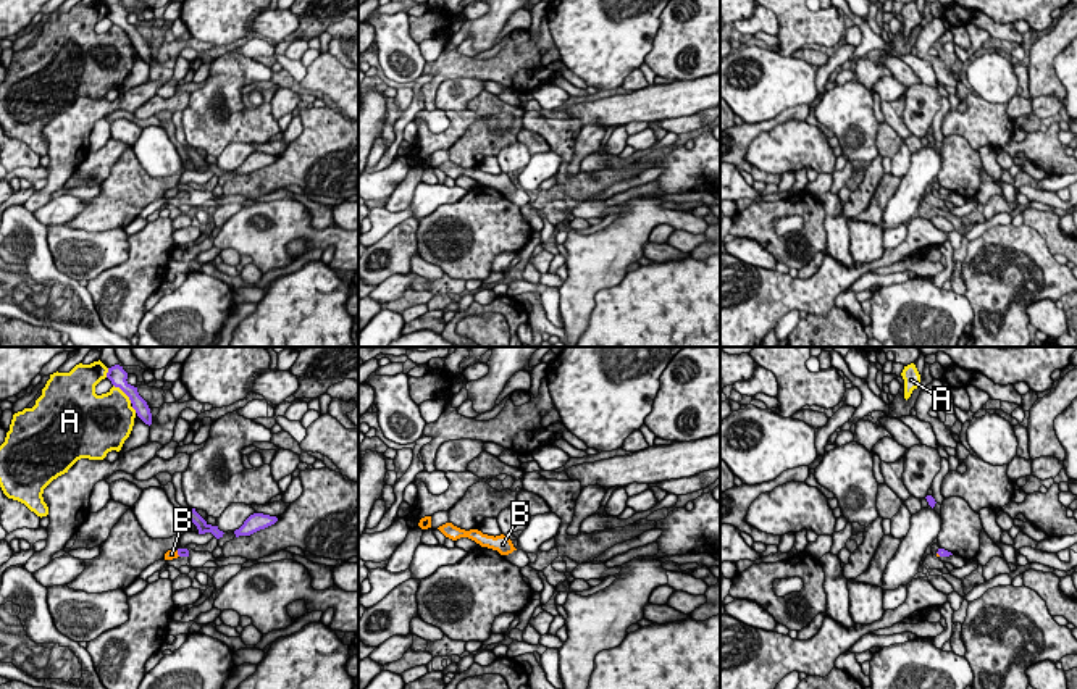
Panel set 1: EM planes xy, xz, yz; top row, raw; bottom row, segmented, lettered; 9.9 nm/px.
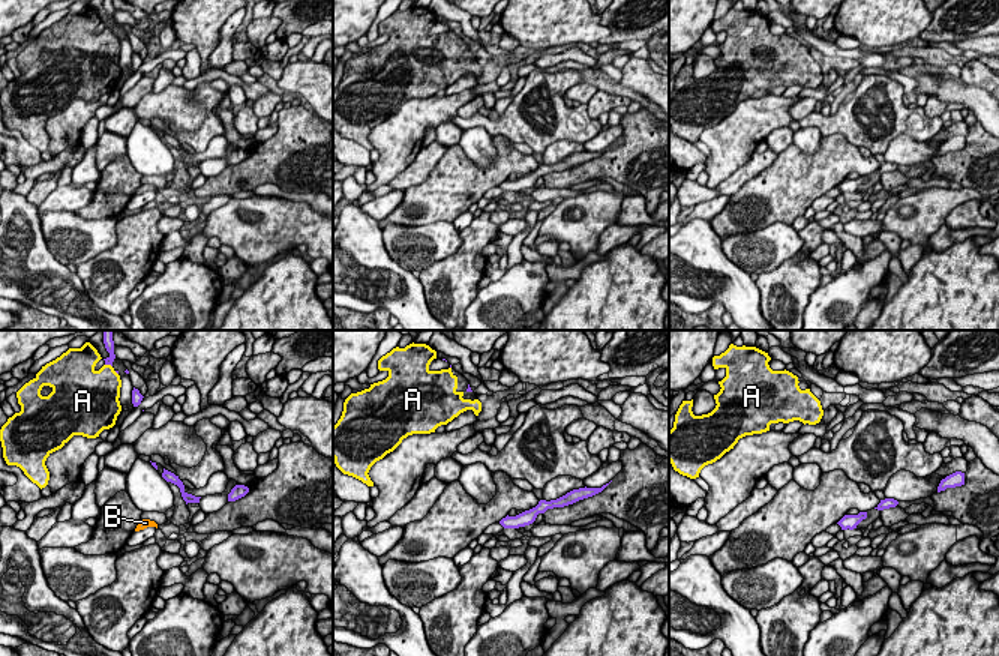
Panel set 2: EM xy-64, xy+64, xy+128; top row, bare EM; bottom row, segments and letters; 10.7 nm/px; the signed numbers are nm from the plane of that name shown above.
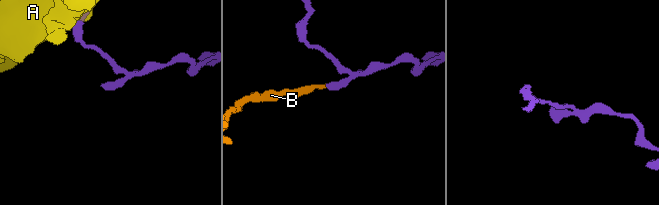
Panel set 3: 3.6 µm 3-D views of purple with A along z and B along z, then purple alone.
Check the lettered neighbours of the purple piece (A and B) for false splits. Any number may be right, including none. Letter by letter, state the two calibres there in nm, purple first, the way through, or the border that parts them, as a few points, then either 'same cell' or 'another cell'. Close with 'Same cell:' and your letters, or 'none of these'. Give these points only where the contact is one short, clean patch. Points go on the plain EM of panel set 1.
A: 180 nm thick on the purple side, 400 nm on the other; another cell
B: 100 nm thick on the purple side, 100 nm on the other; runs through xy (183, 191), (178, 192), (171, 192); same cell
Same cell: B

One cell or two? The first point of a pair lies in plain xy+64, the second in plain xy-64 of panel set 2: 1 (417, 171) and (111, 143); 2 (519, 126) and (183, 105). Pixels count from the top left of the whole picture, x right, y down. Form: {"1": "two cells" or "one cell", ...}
{"1": "one cell", "2": "two cells"}

